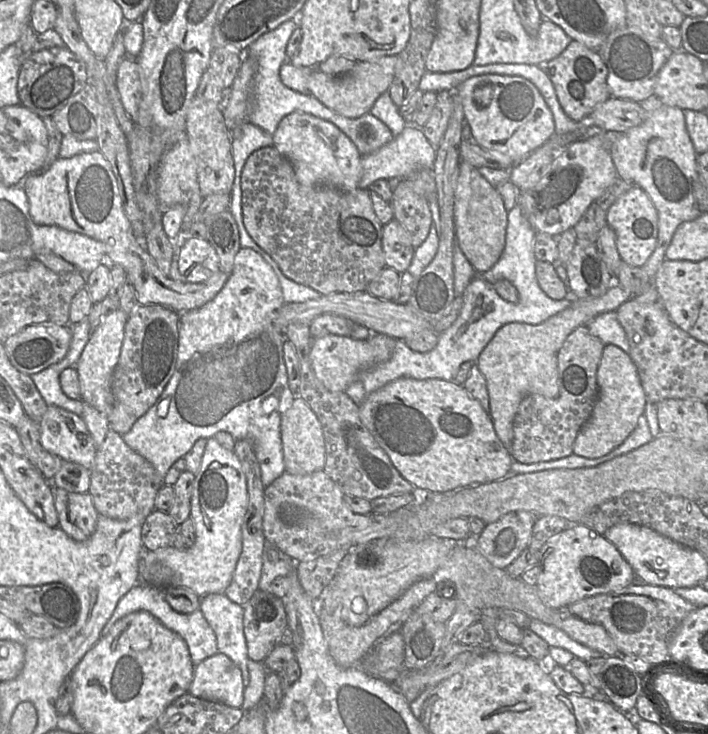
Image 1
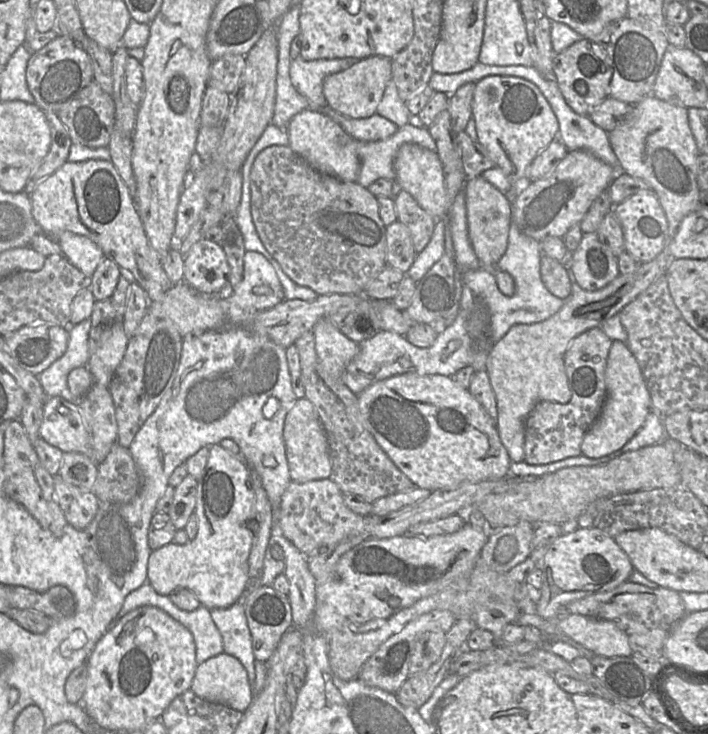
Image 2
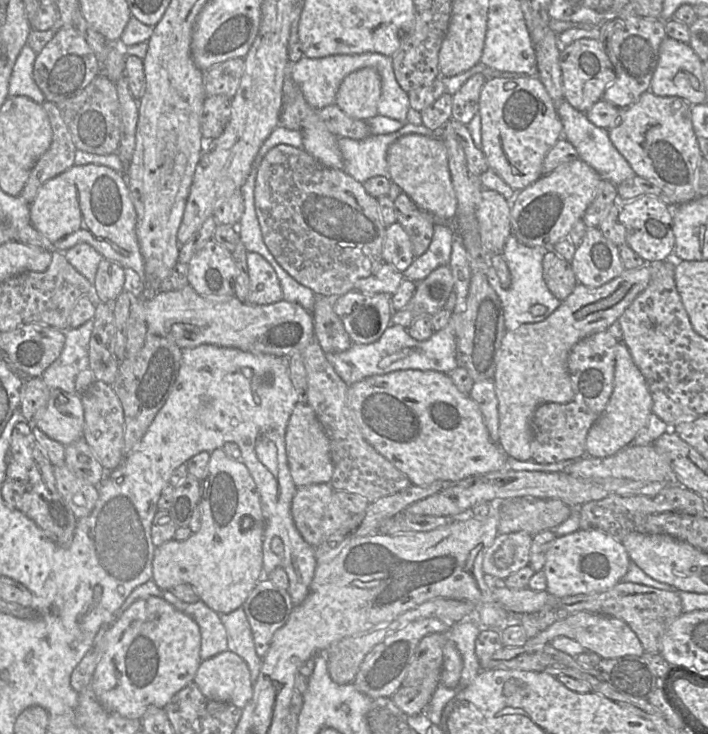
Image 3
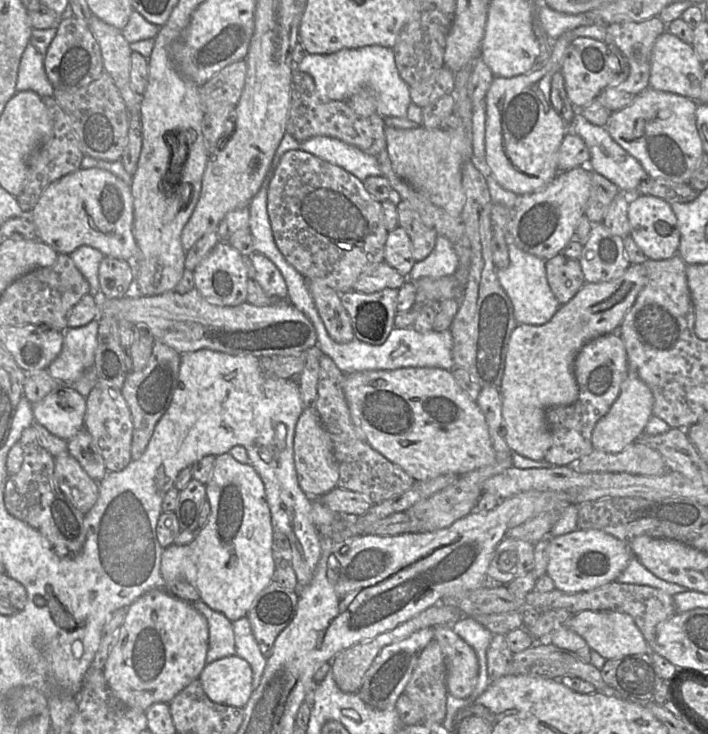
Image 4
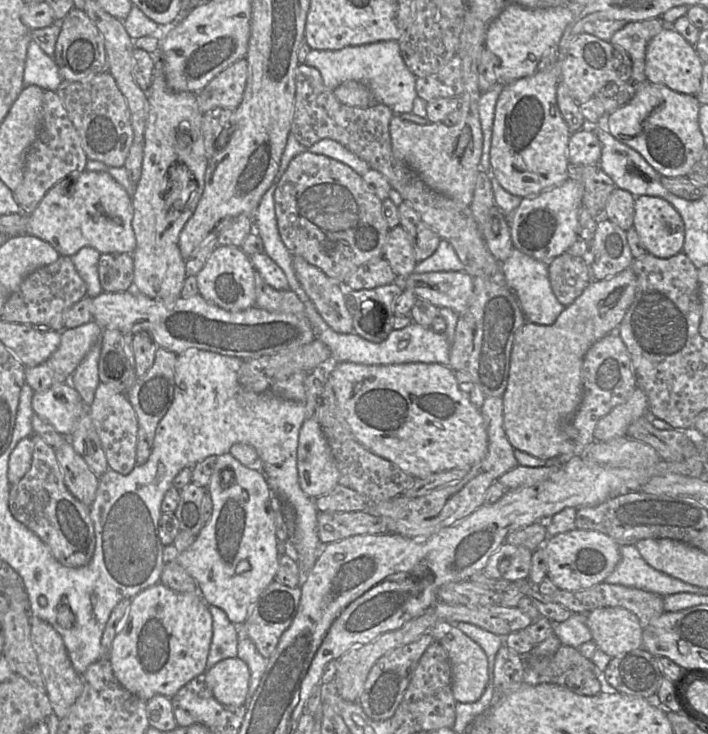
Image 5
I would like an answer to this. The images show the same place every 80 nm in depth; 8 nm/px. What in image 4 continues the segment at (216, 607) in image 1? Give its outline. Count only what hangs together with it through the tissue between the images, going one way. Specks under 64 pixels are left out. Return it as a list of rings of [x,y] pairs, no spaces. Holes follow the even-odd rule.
[[[244,616],[233,623],[236,655],[245,659],[252,669],[253,691],[259,686],[267,658],[263,656],[254,637],[249,618]]]

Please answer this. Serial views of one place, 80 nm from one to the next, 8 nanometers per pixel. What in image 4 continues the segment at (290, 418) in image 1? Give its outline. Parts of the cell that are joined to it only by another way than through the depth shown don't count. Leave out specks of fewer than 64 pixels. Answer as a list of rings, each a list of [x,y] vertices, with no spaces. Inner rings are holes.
[[[314,407],[304,409],[299,416],[293,450],[298,483],[308,497],[321,497],[337,486],[339,473],[333,455],[333,444]]]

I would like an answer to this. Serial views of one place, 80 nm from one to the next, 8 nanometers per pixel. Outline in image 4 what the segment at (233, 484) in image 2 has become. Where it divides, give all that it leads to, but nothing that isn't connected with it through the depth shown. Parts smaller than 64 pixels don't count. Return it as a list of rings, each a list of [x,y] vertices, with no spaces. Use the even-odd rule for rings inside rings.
[[[224,453],[215,457],[213,470],[208,482],[205,484],[206,499],[210,503],[211,511],[206,525],[199,531],[194,540],[187,545],[173,544],[165,548],[161,556],[161,576],[165,584],[175,580],[185,580],[192,584],[200,595],[200,600],[205,602],[210,608],[224,614],[231,622],[247,616],[254,600],[260,592],[266,588],[273,580],[276,570],[276,563],[273,557],[273,528],[271,523],[271,512],[266,500],[264,483],[251,464],[242,464],[235,460],[230,454]]]

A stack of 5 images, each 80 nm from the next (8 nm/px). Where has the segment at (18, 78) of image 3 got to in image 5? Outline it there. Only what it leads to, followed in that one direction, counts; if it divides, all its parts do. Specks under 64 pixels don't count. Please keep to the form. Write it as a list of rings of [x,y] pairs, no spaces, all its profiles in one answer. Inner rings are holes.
[[[33,40],[28,45],[23,84],[35,85],[43,90],[56,91],[62,78],[53,57],[48,56]]]

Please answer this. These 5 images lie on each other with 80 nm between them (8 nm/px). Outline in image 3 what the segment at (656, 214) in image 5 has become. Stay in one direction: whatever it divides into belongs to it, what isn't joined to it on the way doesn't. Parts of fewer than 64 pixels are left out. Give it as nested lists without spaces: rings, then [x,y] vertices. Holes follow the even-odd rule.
[[[640,196],[620,204],[619,220],[626,229],[626,244],[646,262],[674,257],[673,217],[672,207],[655,196]]]

